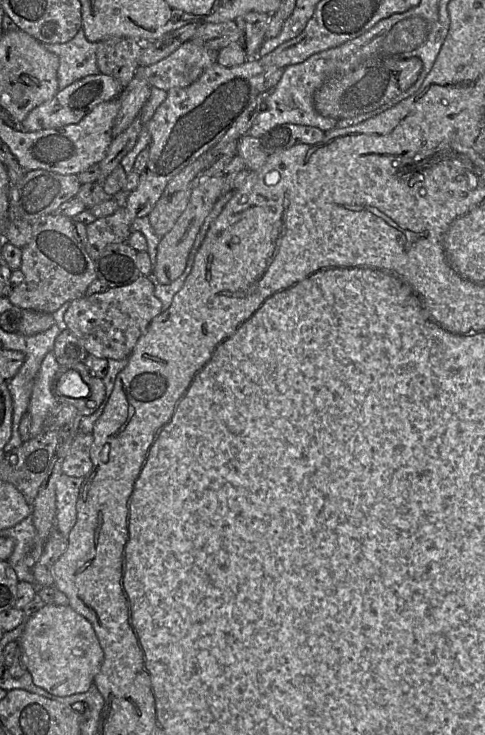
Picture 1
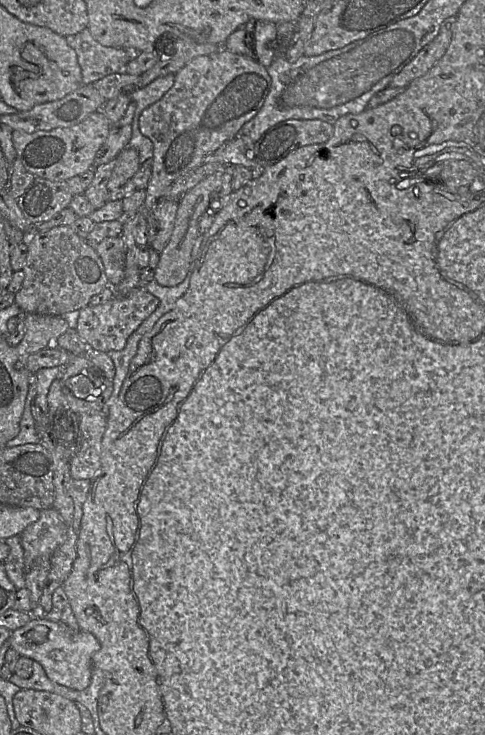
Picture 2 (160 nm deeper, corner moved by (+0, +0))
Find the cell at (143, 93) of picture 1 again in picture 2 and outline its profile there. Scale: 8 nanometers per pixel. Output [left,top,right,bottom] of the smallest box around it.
[94,101,136,167]

